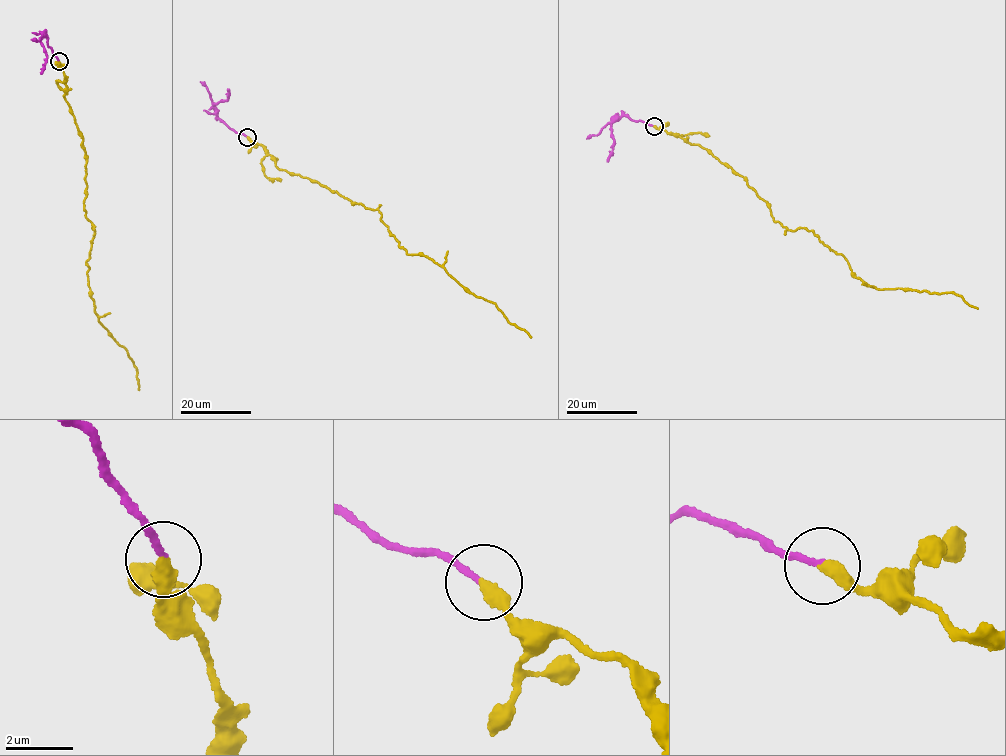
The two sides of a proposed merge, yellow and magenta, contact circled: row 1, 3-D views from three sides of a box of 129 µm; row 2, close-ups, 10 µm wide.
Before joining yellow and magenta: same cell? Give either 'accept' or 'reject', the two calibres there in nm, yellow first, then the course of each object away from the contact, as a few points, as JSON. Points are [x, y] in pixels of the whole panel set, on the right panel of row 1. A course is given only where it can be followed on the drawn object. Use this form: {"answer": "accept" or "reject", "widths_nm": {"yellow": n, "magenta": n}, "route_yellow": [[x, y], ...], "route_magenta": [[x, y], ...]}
{"answer": "reject", "widths_nm": {"yellow": 440, "magenta": 170}, "route_yellow": [[653, 126], [730, 167], [768, 204], [773, 220], [813, 232], [866, 283], [952, 292], [978, 309]], "route_magenta": [[653, 125], [625, 116], [619, 117], [612, 123], [614, 145], [607, 162]]}

